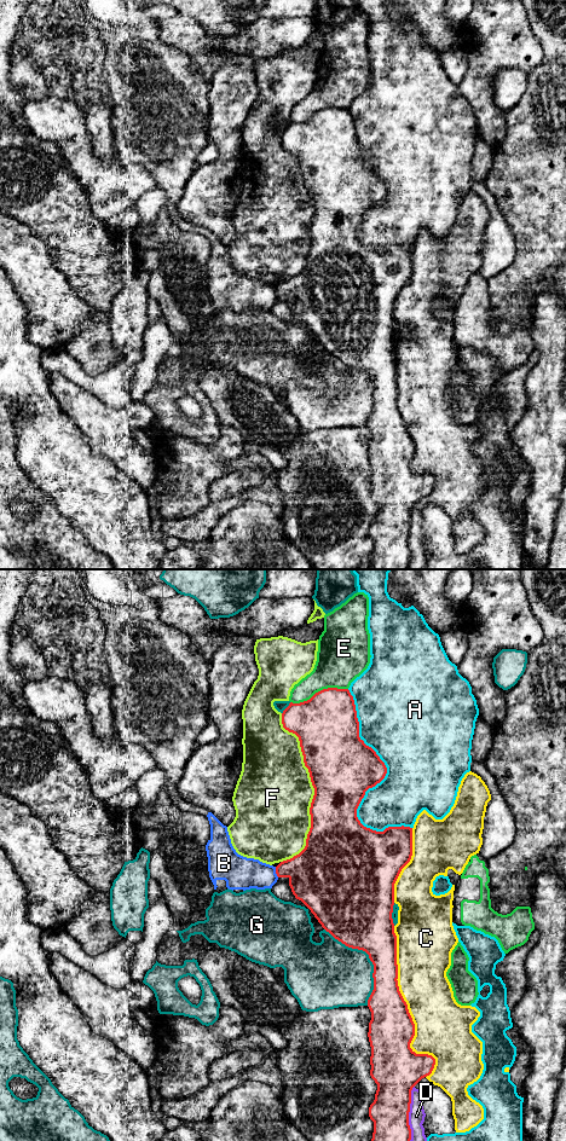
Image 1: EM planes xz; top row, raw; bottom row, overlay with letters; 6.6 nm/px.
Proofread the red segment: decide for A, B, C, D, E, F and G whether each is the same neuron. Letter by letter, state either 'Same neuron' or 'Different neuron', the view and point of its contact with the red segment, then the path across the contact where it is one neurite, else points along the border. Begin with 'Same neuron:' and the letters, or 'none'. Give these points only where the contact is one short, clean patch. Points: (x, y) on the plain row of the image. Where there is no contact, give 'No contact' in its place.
Same neuron: none
A: Different neuron. Touches red at xz (379, 202)
B: Different neuron. Touches red at xz (276, 291). Boundary: xz (275, 287), (275, 293), (278, 296)
C: Different neuron. Touches red at xz (406, 428)
D: Different neuron. Touches red at xz (408, 537)
E: Different neuron. Touches red at xz (318, 111)
F: Different neuron. Touches red at xz (315, 209)
G: Different neuron. Touches red at xz (369, 377)

